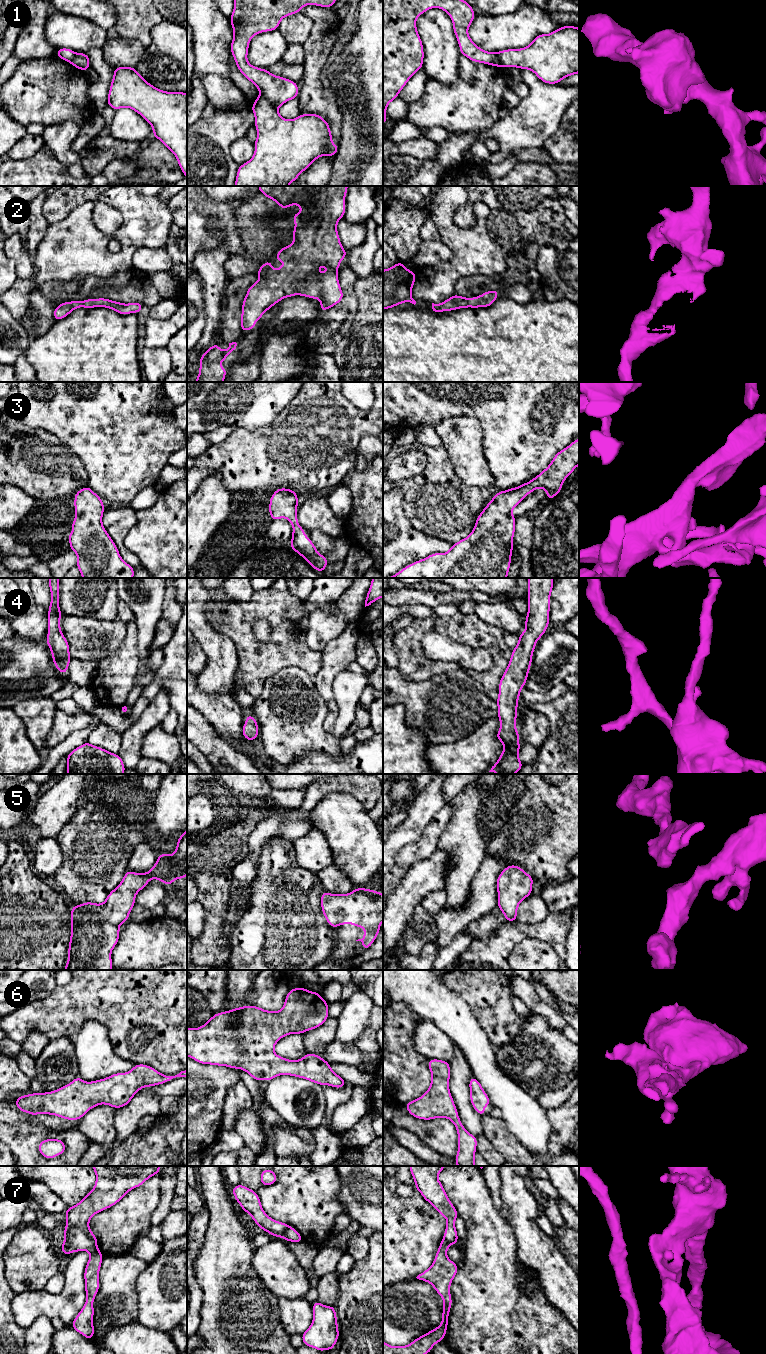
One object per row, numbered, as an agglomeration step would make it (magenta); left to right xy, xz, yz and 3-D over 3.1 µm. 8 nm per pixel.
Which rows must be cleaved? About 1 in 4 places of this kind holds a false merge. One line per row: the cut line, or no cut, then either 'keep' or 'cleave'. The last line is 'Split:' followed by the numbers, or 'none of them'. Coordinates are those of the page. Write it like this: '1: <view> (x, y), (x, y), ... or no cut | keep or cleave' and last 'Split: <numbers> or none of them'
1: xz (260, 94), (277, 109) | cleave
2: no cut | keep
3: no cut | keep
4: no cut | keep
5: no cut | keep
6: no cut | keep
7: xy (67, 1223), (81, 1228), (96, 1243) | cleave
Split: 1, 7

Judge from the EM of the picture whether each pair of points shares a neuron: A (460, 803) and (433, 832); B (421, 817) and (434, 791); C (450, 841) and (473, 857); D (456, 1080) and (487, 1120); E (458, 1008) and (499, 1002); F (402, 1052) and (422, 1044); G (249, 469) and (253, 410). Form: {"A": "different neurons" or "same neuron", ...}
{"A": "different neurons", "B": "same neuron", "C": "same neuron", "D": "different neurons", "E": "different neurons", "F": "different neurons", "G": "different neurons"}

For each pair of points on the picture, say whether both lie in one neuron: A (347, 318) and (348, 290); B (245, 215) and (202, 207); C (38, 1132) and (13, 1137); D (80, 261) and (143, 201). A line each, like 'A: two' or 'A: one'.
A: one
B: two
C: one
D: one

